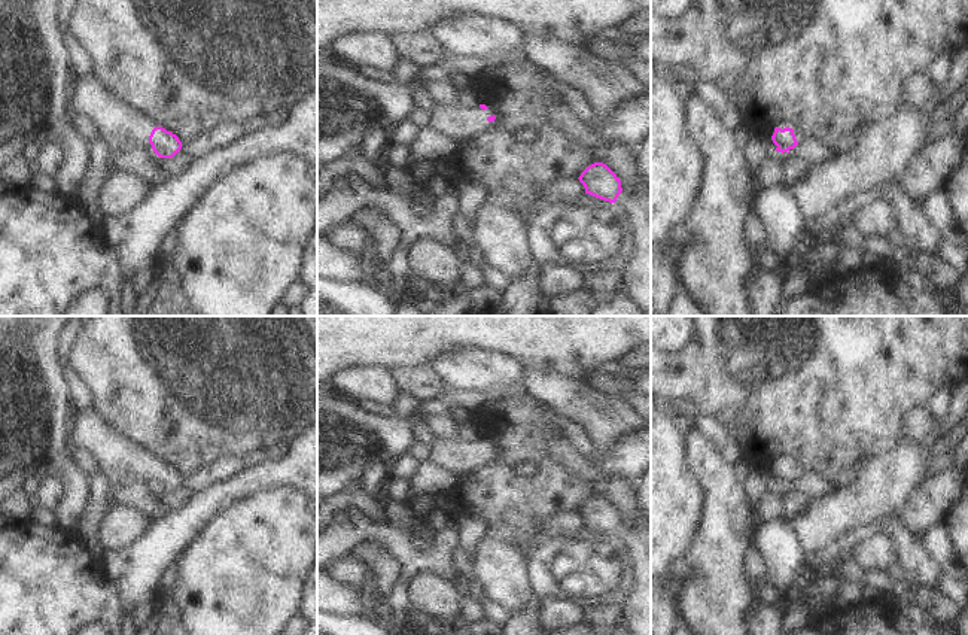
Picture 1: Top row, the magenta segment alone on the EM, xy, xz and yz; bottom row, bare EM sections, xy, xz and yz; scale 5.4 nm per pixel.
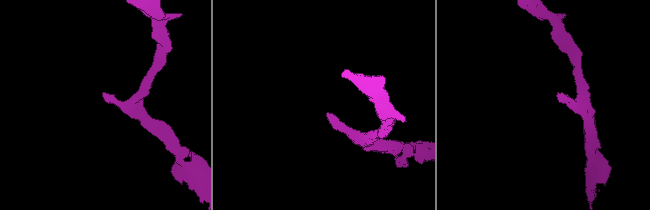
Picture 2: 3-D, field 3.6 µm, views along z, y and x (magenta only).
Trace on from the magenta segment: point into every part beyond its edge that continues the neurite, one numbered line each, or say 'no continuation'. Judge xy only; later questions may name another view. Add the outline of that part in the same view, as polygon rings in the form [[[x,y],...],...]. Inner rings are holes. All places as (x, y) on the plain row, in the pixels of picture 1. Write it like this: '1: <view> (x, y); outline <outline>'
1: xy (121, 461); outline [[[92,408],[73,416],[69,440],[71,447],[85,447],[95,458],[112,484],[127,486],[140,480],[153,486],[149,470],[159,459],[106,425]]]

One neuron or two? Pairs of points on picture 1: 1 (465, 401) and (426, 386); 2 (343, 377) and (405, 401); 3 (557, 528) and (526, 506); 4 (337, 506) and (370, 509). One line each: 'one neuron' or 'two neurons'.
1: two neurons
2: two neurons
3: two neurons
4: one neuron

